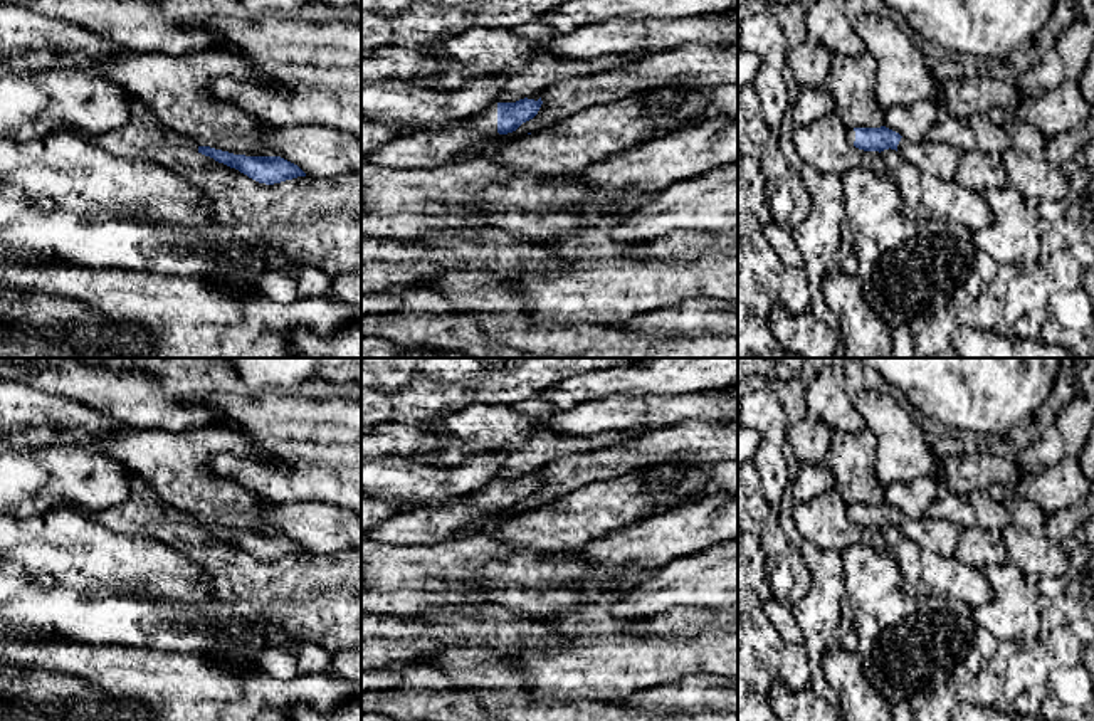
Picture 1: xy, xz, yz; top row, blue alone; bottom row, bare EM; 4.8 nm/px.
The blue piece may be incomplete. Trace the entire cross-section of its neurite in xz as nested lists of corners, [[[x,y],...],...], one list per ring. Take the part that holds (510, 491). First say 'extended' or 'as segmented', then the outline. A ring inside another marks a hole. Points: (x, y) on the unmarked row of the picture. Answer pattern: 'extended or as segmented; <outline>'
extended; [[[538,471],[516,479],[494,477],[469,496],[455,496],[435,508],[425,506],[398,513],[380,526],[368,529],[366,534],[380,543],[435,545],[479,533],[477,529],[467,529],[479,523],[486,523],[491,534],[501,523],[491,523],[489,519],[533,496],[541,481]]]

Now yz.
extended; [[[854,504],[847,508],[847,516],[864,528],[896,526],[921,550],[938,553],[941,556],[955,555],[955,543],[960,526],[953,521],[936,519],[926,514],[923,519],[909,519],[899,509],[881,504]]]

